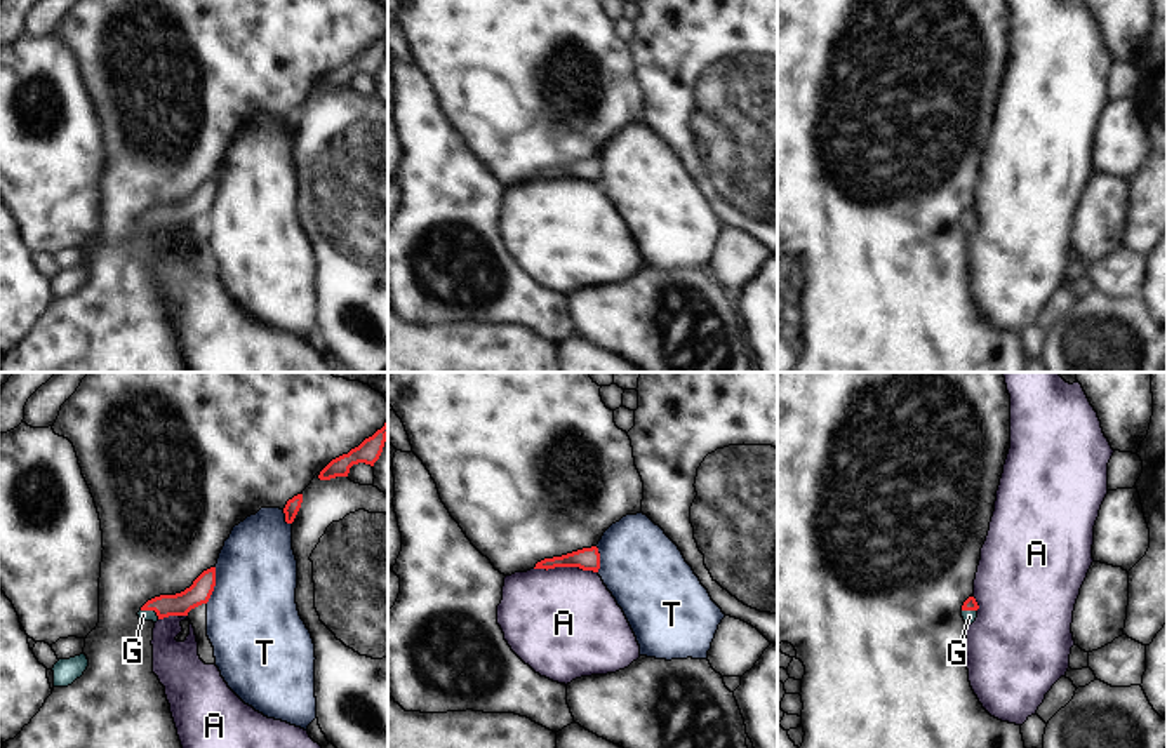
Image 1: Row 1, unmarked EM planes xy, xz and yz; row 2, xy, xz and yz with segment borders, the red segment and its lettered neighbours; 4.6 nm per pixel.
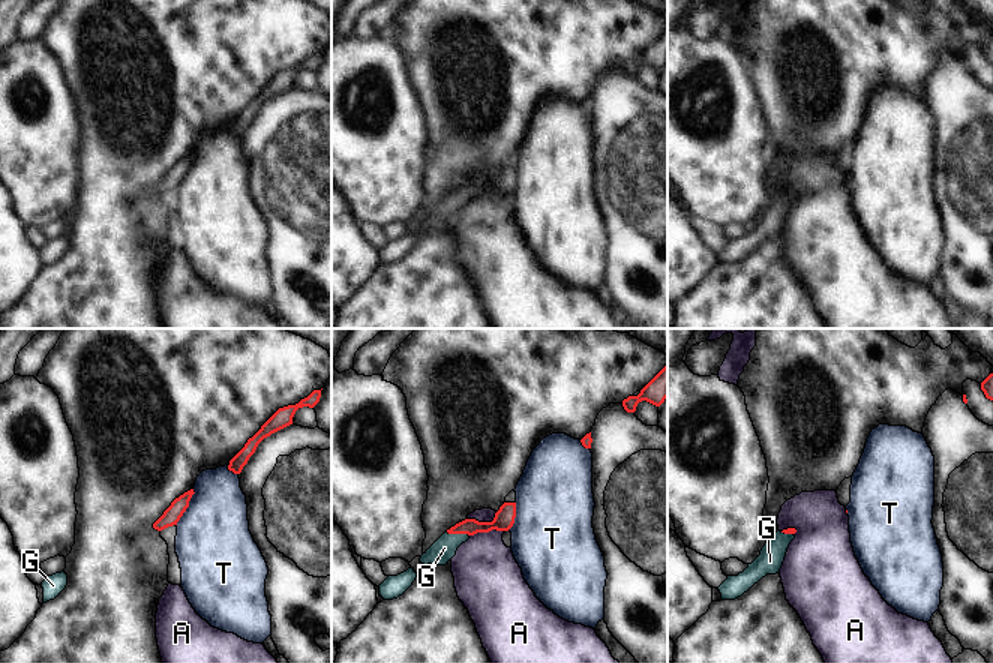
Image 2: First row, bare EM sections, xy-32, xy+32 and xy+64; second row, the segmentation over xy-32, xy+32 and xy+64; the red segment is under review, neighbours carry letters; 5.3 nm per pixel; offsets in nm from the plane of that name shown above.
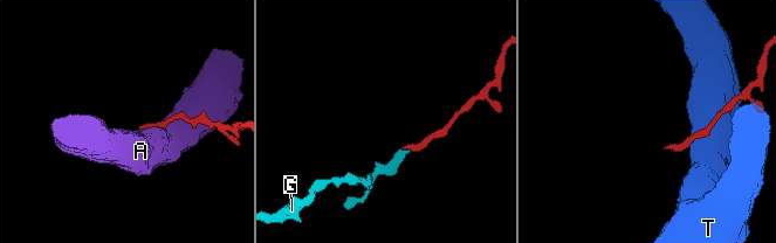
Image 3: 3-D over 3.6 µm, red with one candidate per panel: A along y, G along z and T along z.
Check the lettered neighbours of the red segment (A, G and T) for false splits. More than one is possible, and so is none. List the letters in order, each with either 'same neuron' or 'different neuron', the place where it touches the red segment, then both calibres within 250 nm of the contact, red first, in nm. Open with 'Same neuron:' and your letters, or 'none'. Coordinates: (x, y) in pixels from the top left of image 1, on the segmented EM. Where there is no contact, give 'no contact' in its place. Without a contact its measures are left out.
Same neuron: G
A: different neuron | xz (566, 566) | 110/480 nm
G: same neuron | xy (152, 609) | 110/50 nm
T: different neuron | xy (214, 585) | 110/440 nm

